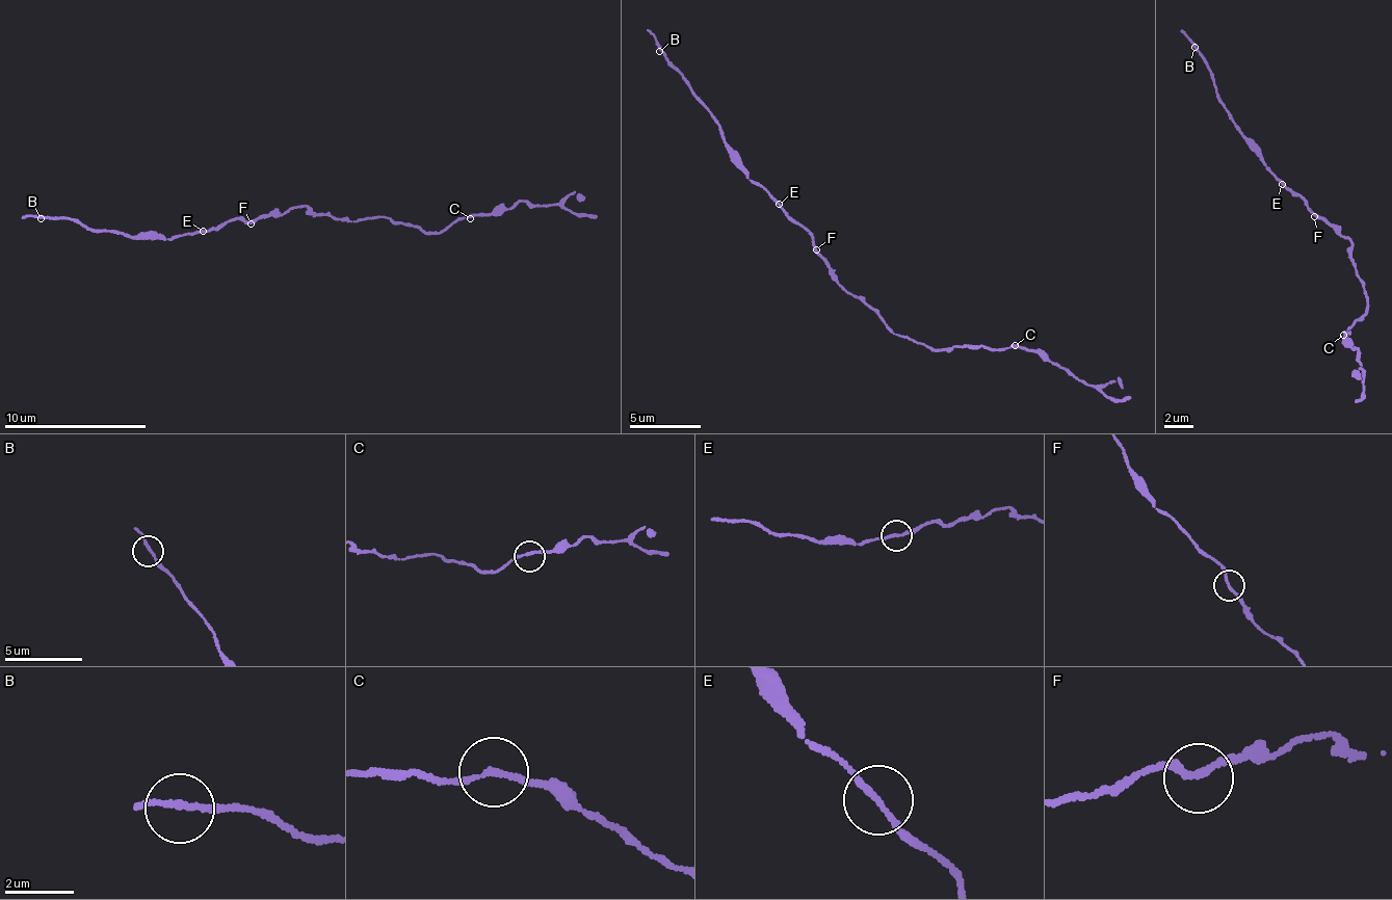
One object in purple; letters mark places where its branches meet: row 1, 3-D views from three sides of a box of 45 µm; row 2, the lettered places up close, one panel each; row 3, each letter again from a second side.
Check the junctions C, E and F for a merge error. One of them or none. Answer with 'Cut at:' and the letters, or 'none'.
Cut at: none

